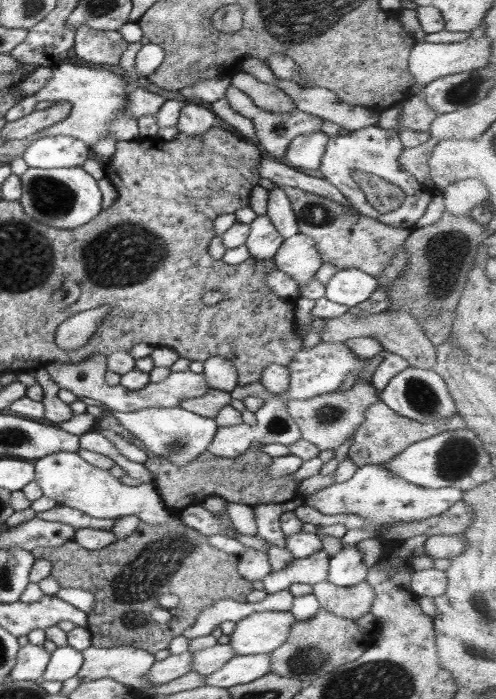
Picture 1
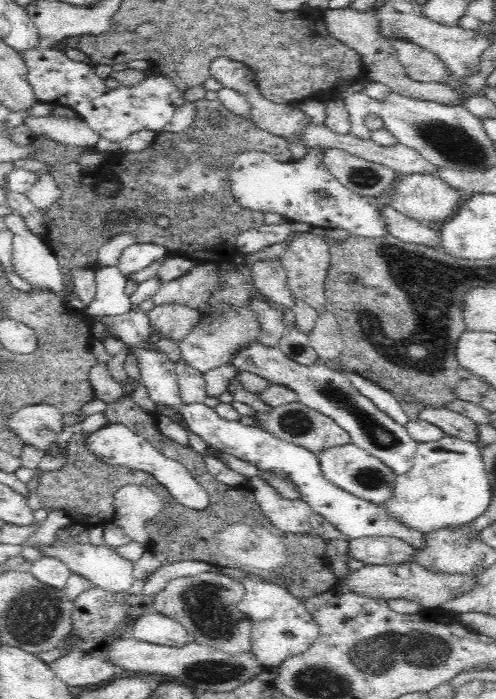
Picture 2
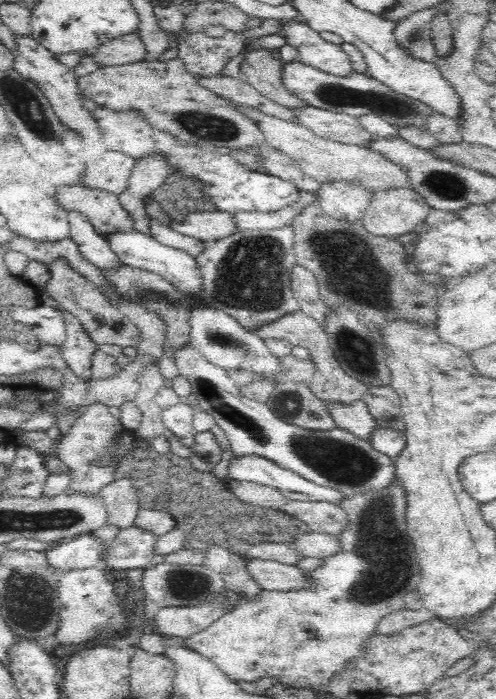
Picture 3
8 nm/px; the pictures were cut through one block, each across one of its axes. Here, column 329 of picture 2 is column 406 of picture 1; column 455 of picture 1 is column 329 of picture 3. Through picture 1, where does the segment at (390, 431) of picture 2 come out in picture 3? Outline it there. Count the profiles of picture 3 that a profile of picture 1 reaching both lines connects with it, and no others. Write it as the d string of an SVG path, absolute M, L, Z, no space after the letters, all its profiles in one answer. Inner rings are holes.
M362 399L355 400L353 403L344 403L343 406L338 404L337 410L334 403L328 403L325 407L335 419L336 427L347 430L362 440L370 441L372 432L379 427L368 405Z

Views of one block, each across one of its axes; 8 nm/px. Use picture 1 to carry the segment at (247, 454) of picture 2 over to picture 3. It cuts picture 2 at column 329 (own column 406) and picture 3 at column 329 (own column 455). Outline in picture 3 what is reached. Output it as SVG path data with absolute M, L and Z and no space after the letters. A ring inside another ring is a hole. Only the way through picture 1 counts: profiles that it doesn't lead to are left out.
M242 455L241 457L232 457L229 462L229 477L234 480L257 482L264 486L271 486L282 493L282 496L290 500L312 501L312 502L331 502L332 504L340 505L344 502L345 494L342 492L320 486L314 481L309 481L307 478L300 476L297 472L290 469L282 468L276 464L276 461L266 459L260 455Z

